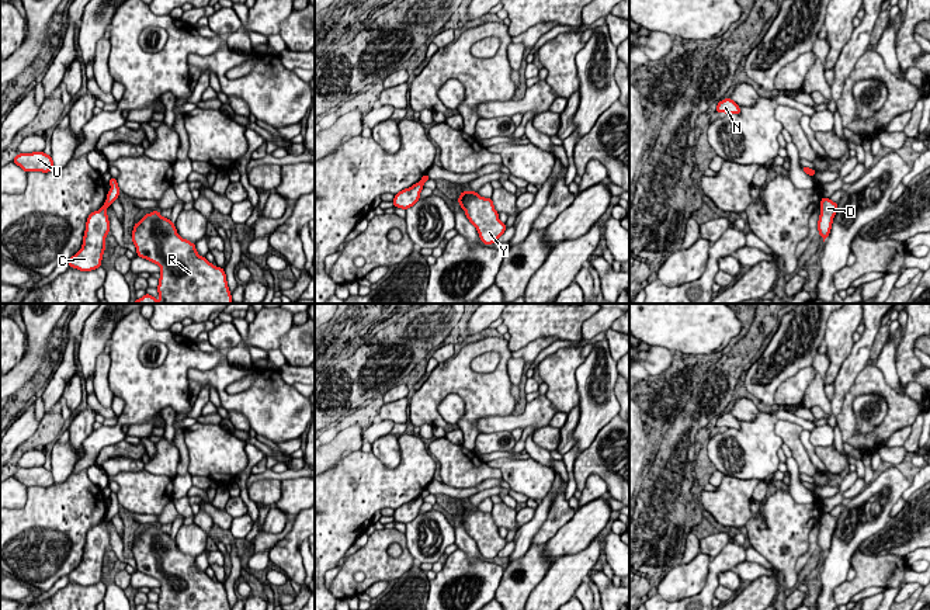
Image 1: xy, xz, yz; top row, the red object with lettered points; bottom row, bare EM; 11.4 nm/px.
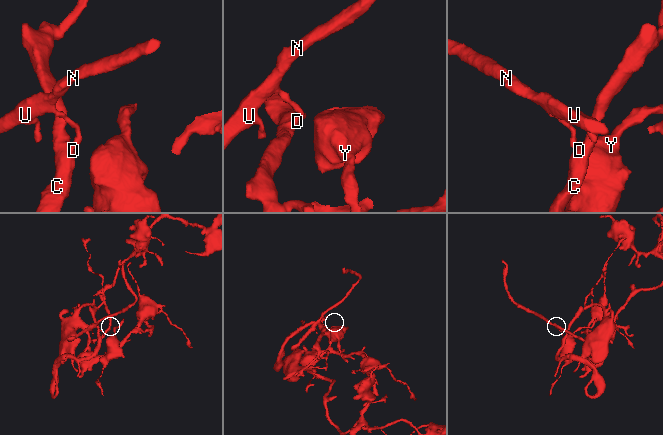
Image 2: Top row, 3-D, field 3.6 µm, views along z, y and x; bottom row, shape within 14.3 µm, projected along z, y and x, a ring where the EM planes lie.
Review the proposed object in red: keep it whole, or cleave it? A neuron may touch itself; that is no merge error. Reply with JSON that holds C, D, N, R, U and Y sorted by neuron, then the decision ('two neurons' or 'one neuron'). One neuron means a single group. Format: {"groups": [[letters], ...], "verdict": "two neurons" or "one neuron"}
{"groups": [["C", "D", "R", "Y"], ["N", "U"]], "verdict": "two neurons"}

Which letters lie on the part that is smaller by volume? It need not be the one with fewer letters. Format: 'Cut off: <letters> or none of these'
Cut off: N, U

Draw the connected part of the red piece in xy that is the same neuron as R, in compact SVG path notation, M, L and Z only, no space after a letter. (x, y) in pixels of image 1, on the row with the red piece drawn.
M159 211L133 225L136 254L160 267L160 299L145 294L133 304L233 304L222 267L199 256L195 243L183 239Z

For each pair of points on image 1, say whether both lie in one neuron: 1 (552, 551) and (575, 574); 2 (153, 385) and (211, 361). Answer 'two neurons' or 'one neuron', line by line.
1: two neurons
2: one neuron

